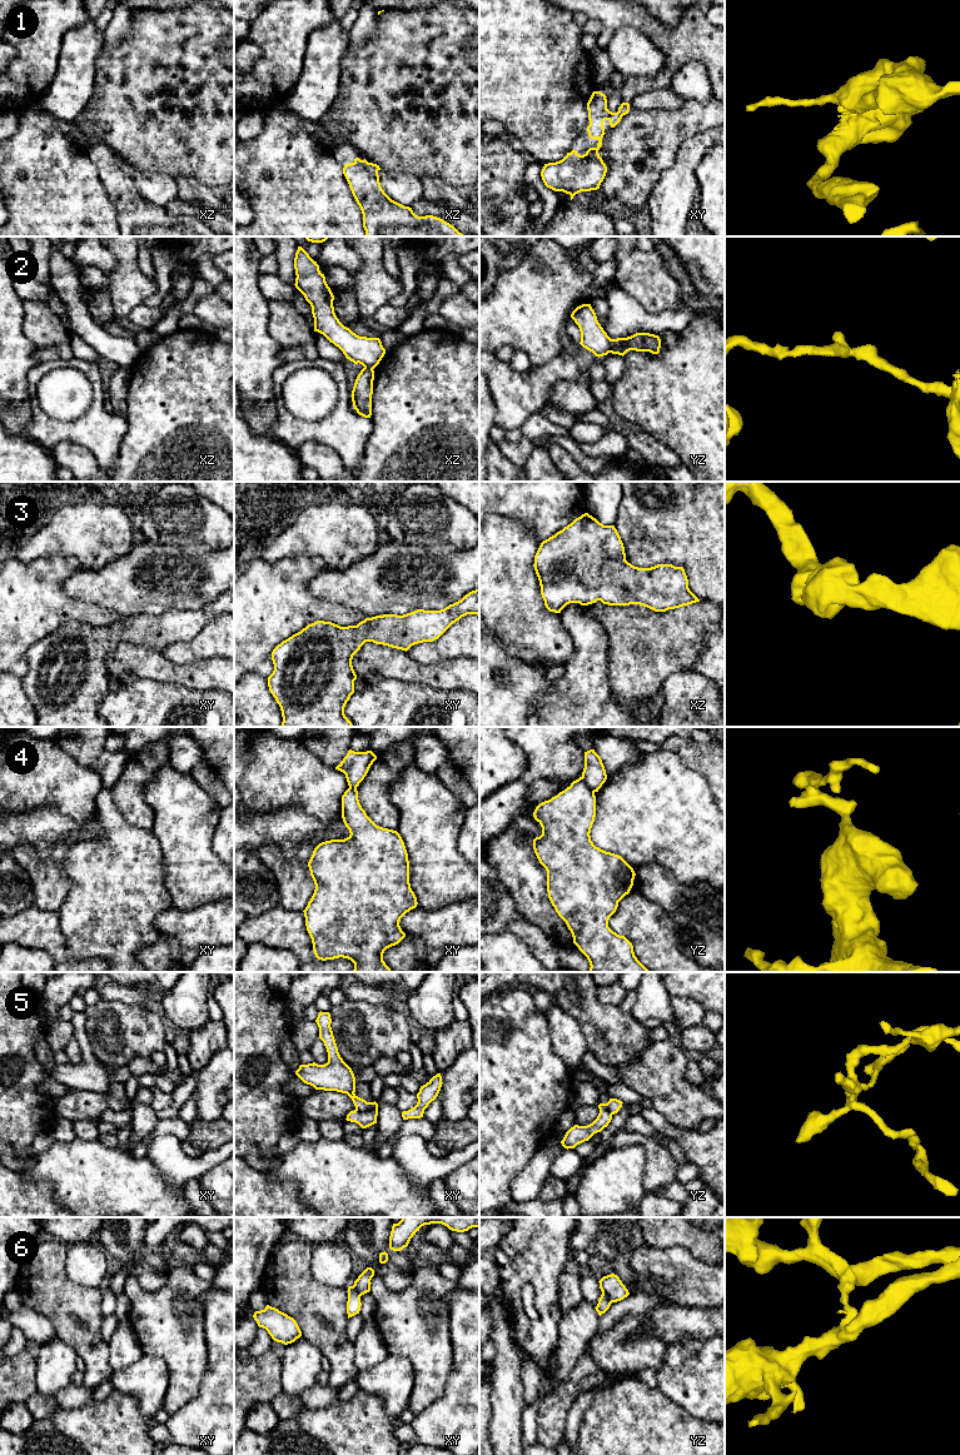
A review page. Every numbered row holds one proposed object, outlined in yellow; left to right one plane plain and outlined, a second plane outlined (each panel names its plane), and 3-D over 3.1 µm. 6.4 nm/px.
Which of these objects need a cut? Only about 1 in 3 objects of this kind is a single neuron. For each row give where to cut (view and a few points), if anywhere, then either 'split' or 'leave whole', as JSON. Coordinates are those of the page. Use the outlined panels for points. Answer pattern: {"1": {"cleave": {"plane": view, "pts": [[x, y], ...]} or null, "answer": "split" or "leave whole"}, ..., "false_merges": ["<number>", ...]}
{"1": {"cleave": {"plane": "xy", "pts": [[617, 111], [622, 115]]}, "answer": "split"}, "2": {"cleave": {"plane": "yz", "pts": [[611, 339], [611, 349], [608, 352]]}, "answer": "split"}, "3": {"cleave": null, "answer": "leave whole"}, "4": {"cleave": {"plane": "yz", "pts": [[581, 777], [593, 792]]}, "answer": "split"}, "5": {"cleave": {"plane": "xy", "pts": [[356, 1109], [361, 1111], [373, 1109], [377, 1111]]}, "answer": "split"}, "6": {"cleave": {"plane": "yz", "pts": [[602, 1291], [611, 1302]]}, "answer": "split"}, "false_merges": ["1", "2", "4", "5", "6"]}

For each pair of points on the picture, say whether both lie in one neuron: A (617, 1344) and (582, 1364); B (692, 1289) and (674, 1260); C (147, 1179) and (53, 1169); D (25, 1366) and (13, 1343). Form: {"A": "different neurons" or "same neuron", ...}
{"A": "different neurons", "B": "same neuron", "C": "same neuron", "D": "different neurons"}

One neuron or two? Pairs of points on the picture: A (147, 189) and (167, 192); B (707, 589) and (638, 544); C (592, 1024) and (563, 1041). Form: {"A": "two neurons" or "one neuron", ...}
{"A": "one neuron", "B": "one neuron", "C": "two neurons"}

